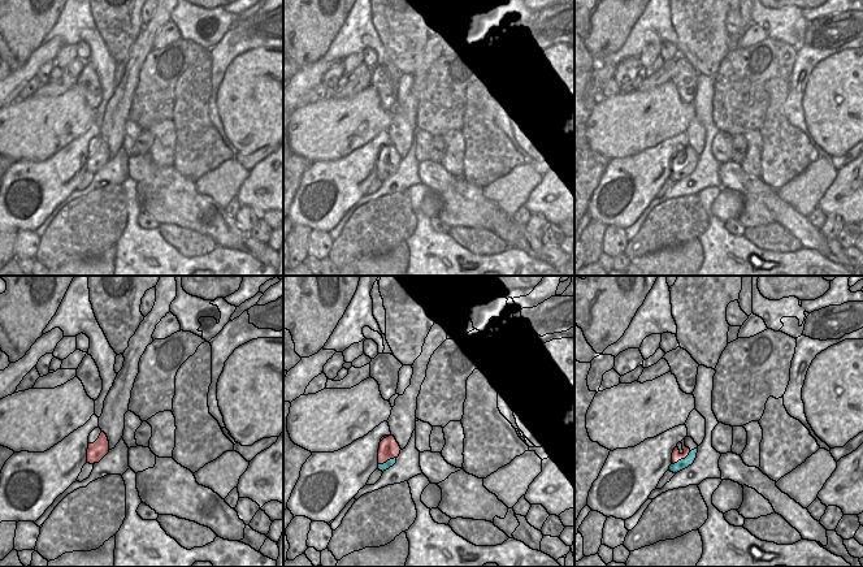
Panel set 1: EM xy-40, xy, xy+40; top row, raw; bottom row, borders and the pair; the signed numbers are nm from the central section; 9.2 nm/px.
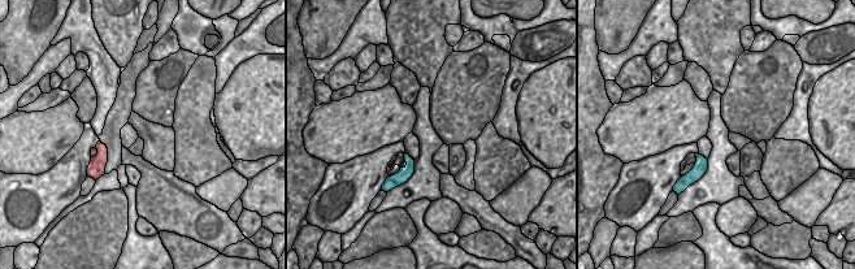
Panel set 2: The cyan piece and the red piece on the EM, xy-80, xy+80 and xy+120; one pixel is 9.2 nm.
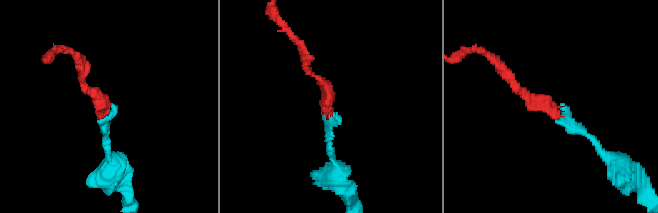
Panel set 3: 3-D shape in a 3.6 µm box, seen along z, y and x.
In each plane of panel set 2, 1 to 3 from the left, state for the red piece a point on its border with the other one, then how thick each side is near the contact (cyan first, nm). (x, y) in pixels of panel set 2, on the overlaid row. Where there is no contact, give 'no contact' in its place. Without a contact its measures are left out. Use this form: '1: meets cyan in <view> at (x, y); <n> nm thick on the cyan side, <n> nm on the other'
1: no contact
2: meets cyan in xy+80 at (391, 176); 120 nm thick on the cyan side, 20 nm on the other
3: no contact

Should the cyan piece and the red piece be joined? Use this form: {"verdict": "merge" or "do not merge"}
{"verdict": "merge"}

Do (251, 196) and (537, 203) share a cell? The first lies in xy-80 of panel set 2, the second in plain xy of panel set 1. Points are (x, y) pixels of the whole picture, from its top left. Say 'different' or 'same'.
same

